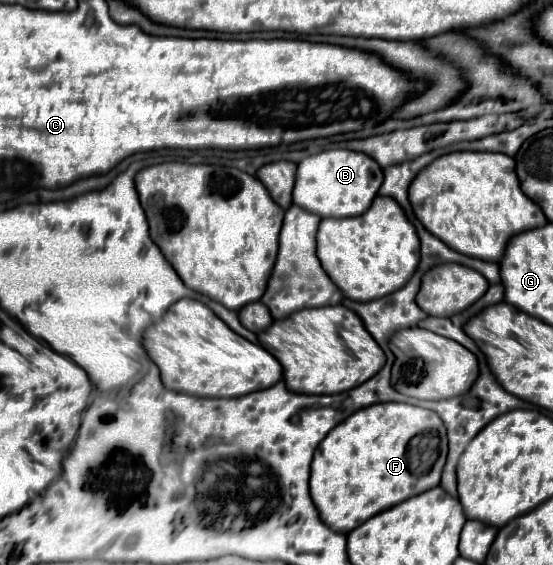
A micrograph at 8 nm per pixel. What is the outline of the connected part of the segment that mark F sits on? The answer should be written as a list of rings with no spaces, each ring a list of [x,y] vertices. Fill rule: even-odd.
[[[400,402],[362,408],[334,426],[314,452],[310,474],[314,506],[332,530],[348,534],[370,516],[440,484],[446,454],[446,428],[440,426],[436,412]],[[412,440],[432,440],[432,444],[414,446]]]

